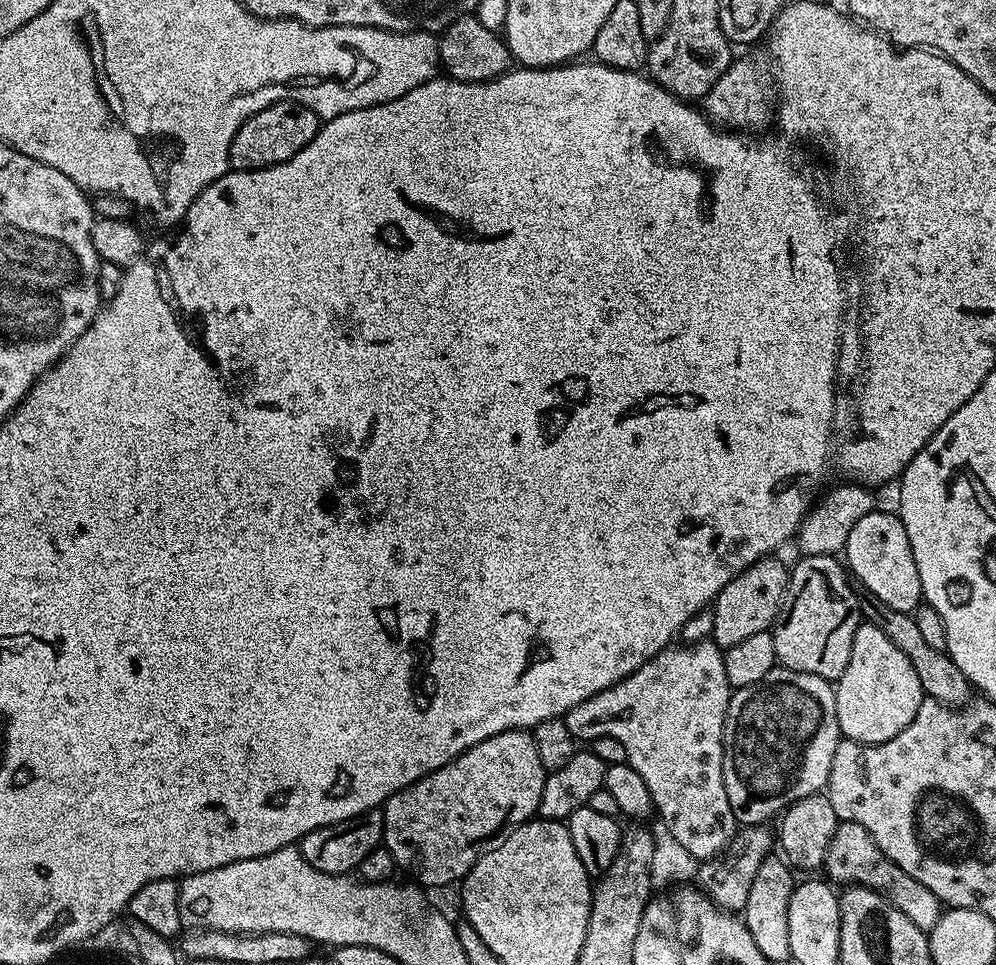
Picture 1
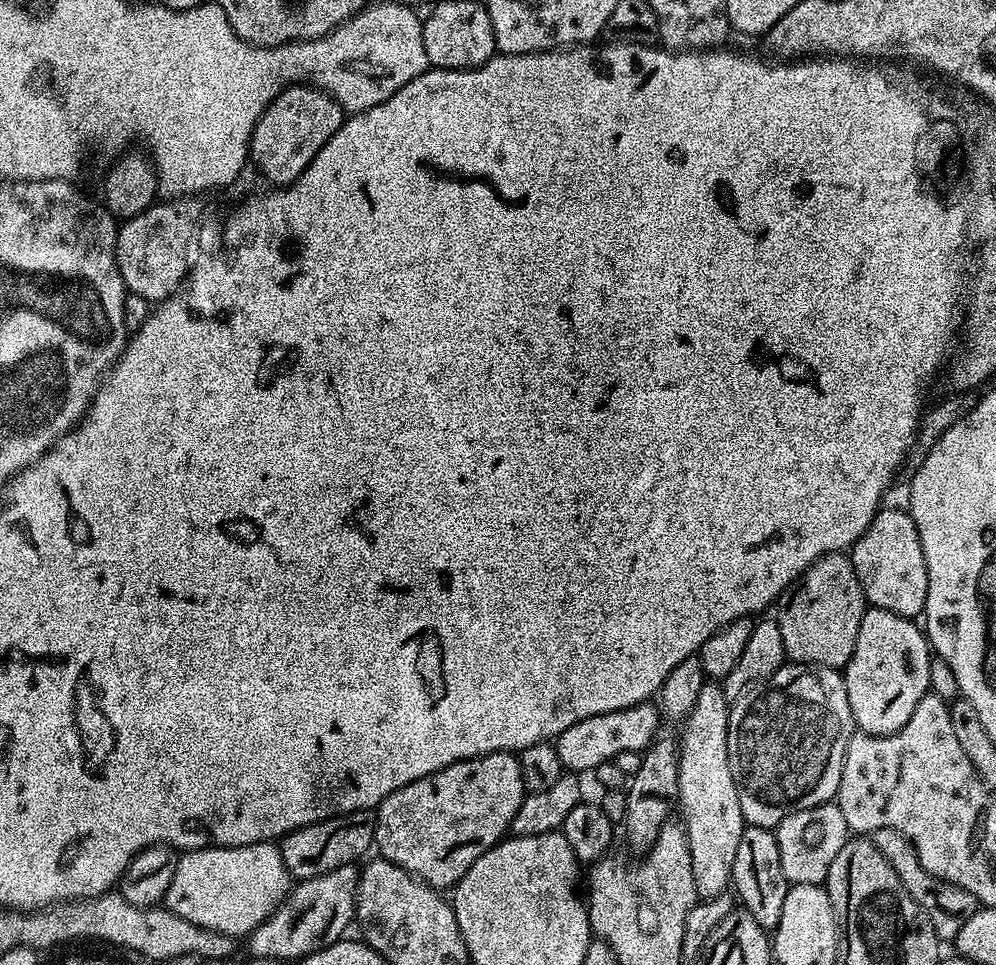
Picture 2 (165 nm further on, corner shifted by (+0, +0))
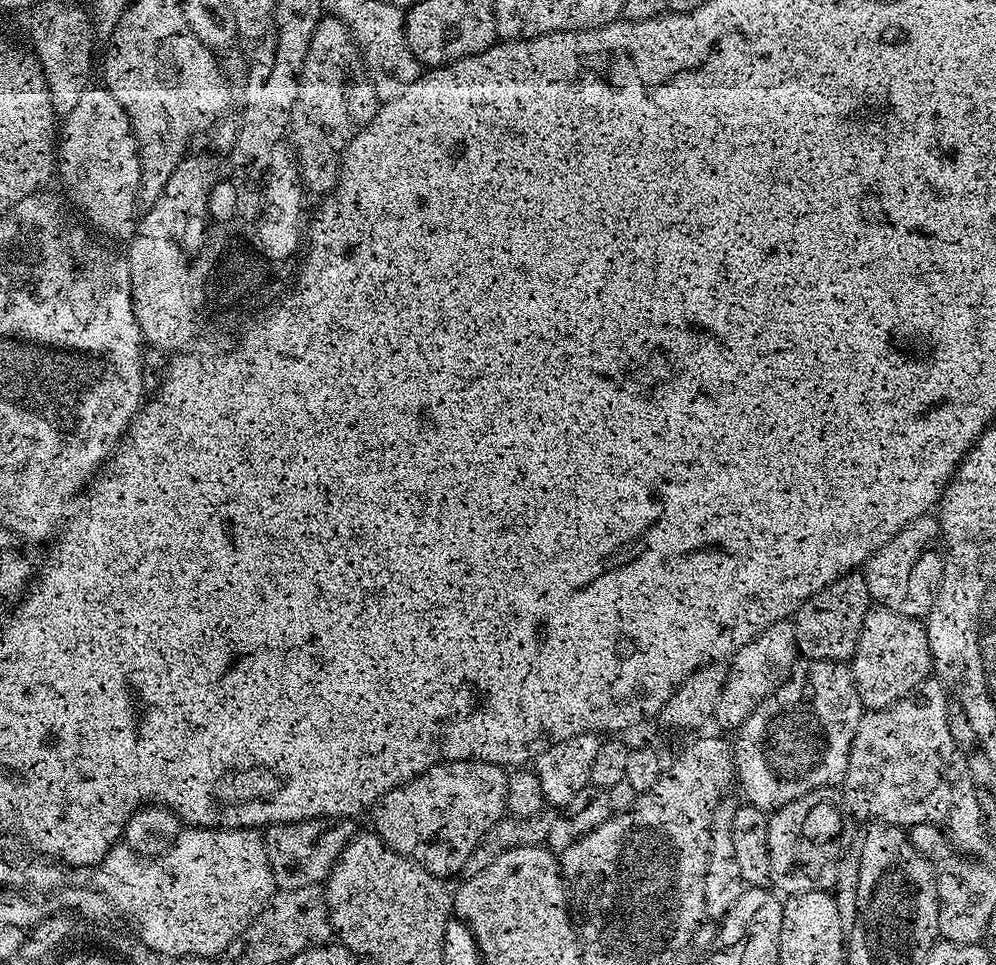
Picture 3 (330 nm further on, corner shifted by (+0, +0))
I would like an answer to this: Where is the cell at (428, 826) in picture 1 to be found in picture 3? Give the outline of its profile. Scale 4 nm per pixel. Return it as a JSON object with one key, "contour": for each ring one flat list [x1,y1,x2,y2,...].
{"contour":[[445,760,442,764,436,764,430,770,426,770,418,778,414,778,410,782,406,782,402,786,398,786,394,790,390,790,376,804,376,807,371,809,370,817,372,816,371,827,374,829,380,840,390,846,398,854,402,854,406,858,410,858,418,866,422,866,430,874,441,878,449,878,455,872,458,874,464,872,466,866,466,858,470,858,470,854,474,854,474,850,478,846,478,842,482,842,485,834,498,822,501,816,506,812,506,782,508,781,508,772,501,765,491,764,490,762,482,762,481,760]]}

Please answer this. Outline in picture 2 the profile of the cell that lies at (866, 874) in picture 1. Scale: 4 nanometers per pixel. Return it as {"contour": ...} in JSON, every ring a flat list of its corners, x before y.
{"contour":[[876,828,870,833,870,839,876,849,884,855,886,862,890,862,890,866,894,866,894,874,898,874,898,878,902,878,902,886,906,886,910,898,914,898,914,902,918,902,918,906,930,918,936,931,936,937,941,942,955,941,958,930,962,930,962,926,966,926,966,918,970,918,978,911,974,894,970,894,970,890,962,890,962,886,954,886,950,882,930,874,930,870,926,870,926,866,918,858,912,843,898,830]]}

